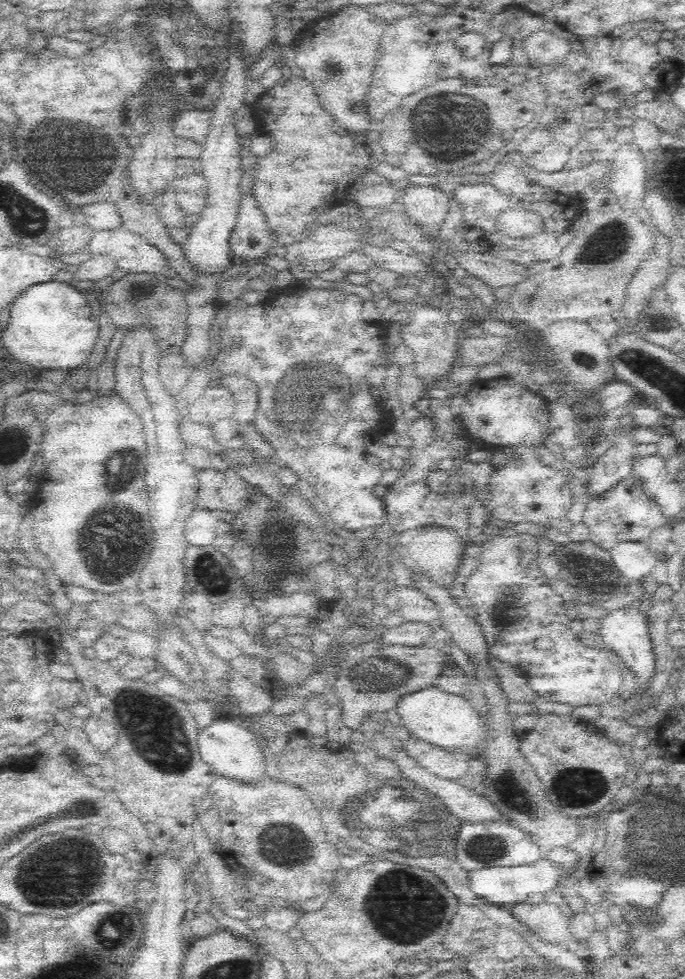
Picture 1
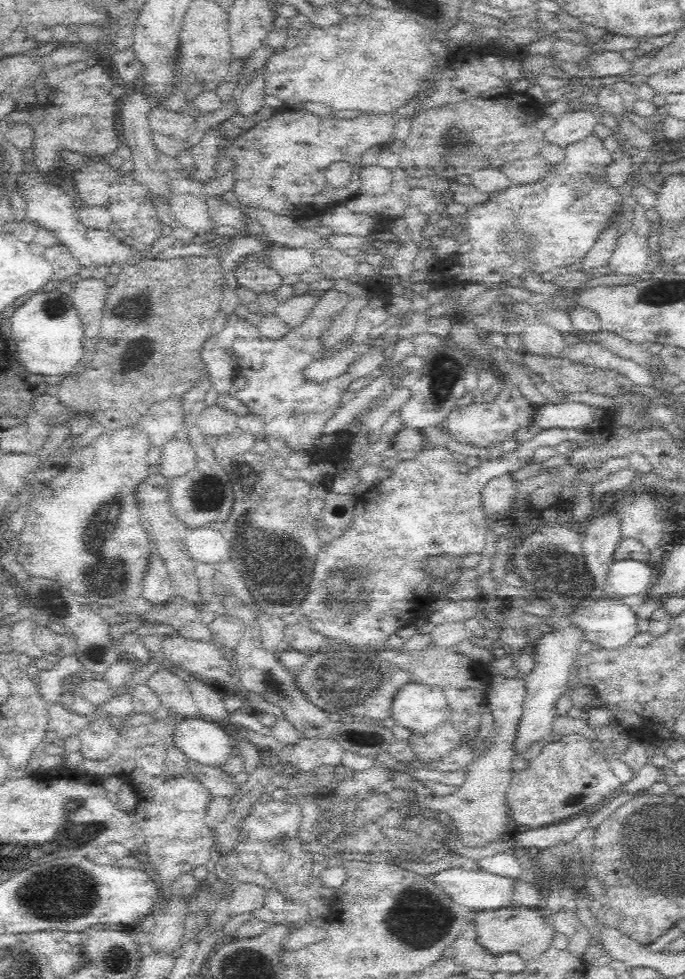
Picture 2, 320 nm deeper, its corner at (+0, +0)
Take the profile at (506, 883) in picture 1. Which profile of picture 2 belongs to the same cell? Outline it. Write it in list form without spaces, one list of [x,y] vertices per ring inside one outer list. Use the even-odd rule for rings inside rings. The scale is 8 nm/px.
[[[448,868],[431,876],[457,904],[474,912],[513,907],[518,879],[485,870]]]

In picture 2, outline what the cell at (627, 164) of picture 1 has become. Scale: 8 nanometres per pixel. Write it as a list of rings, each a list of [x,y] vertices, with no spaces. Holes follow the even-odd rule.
[[[630,226],[622,234],[619,234],[608,266],[611,266],[611,272],[616,276],[643,277],[642,270],[648,262],[648,256],[650,256],[648,239],[646,236],[638,234],[634,230],[634,226]]]

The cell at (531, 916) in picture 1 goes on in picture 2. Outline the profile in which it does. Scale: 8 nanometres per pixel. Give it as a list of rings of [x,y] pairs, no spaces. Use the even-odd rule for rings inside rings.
[[[506,907],[478,911],[474,913],[473,920],[476,923],[478,941],[484,948],[494,955],[515,952],[525,963],[544,955],[551,947],[556,933],[551,927],[548,915],[541,908]]]

